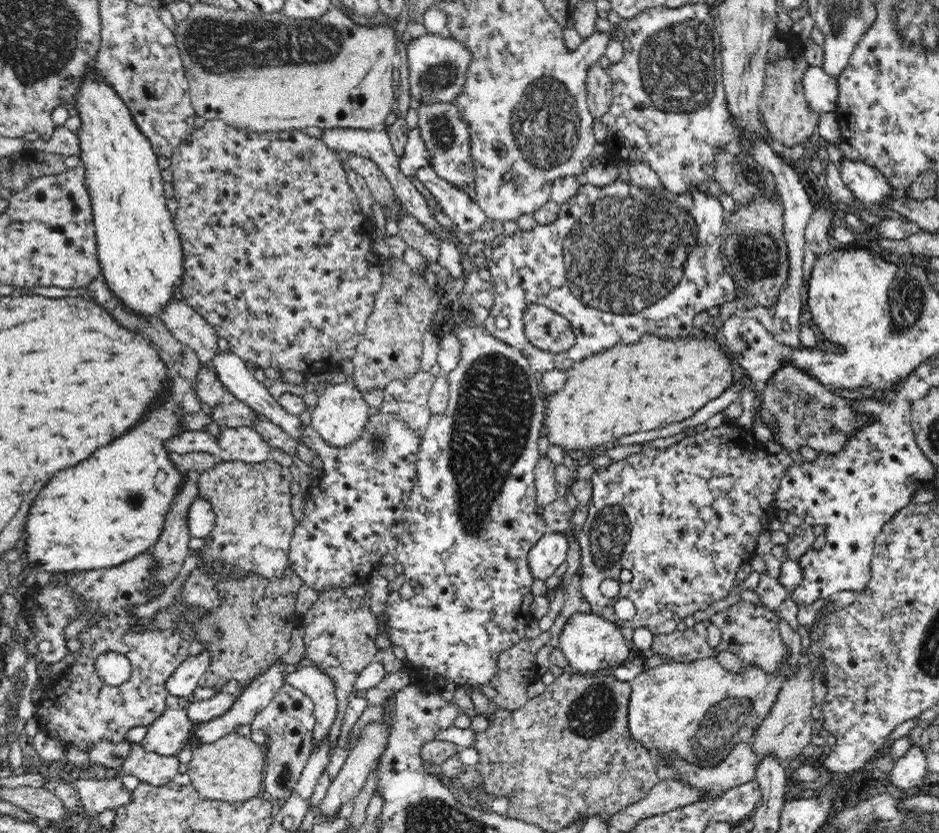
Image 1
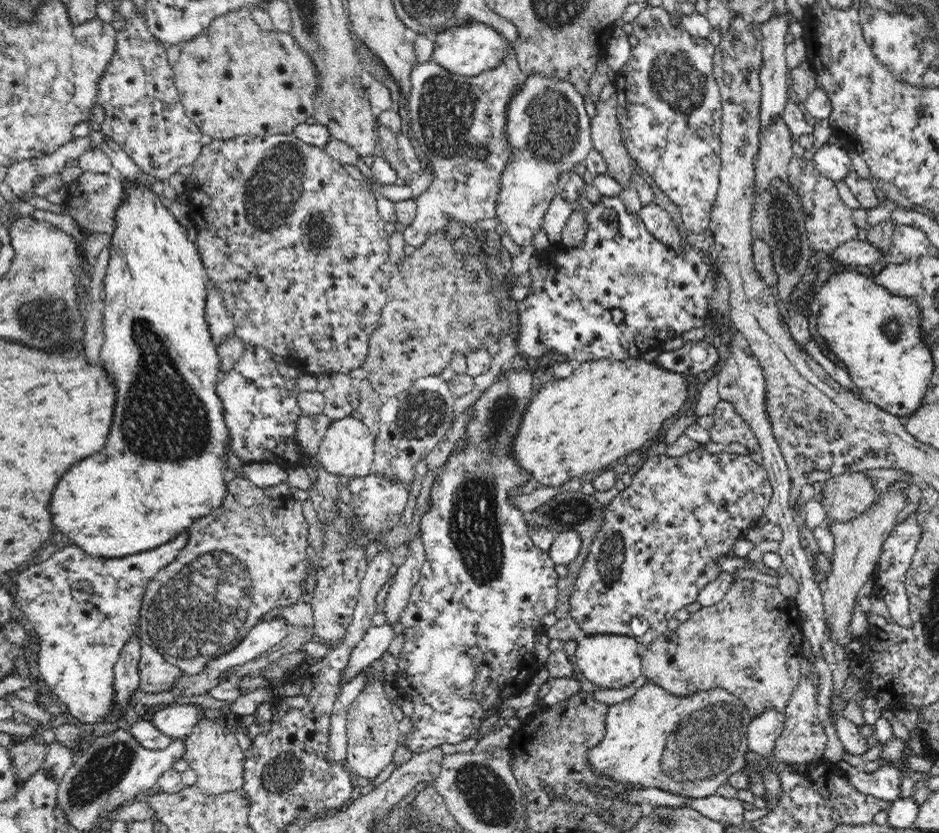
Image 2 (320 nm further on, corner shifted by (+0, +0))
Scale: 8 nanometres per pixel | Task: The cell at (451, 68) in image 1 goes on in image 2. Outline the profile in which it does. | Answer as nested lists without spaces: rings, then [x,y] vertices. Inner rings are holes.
[[[470,22],[446,29],[435,36],[433,62],[438,63],[452,74],[474,77],[501,65],[511,53],[509,40],[506,40],[494,27],[482,22]]]

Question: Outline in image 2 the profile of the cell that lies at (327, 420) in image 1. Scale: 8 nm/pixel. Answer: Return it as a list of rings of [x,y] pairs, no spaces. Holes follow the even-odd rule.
[[[348,415],[332,421],[325,430],[324,438],[319,446],[319,451],[313,457],[328,473],[336,476],[347,476],[350,479],[365,477],[374,473],[373,460],[375,457],[375,436],[361,420]]]

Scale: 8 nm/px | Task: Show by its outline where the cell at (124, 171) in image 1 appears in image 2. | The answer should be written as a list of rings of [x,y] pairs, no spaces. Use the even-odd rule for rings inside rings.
[[[127,186],[127,197],[118,207],[118,226],[114,230],[110,245],[110,261],[103,282],[103,326],[104,346],[102,346],[102,366],[114,378],[116,386],[116,404],[114,404],[114,422],[106,442],[106,448],[90,458],[74,464],[64,478],[54,488],[50,510],[54,526],[64,532],[67,539],[72,540],[84,552],[98,558],[122,558],[138,554],[158,545],[174,540],[179,534],[188,530],[198,519],[204,518],[212,511],[222,506],[227,495],[227,486],[231,473],[228,471],[228,452],[231,451],[231,436],[223,415],[223,404],[217,393],[217,386],[223,376],[220,366],[217,344],[213,341],[208,323],[206,322],[206,297],[208,288],[208,273],[203,260],[194,243],[188,239],[184,228],[178,224],[172,212],[158,199],[156,191],[148,191],[146,187]]]

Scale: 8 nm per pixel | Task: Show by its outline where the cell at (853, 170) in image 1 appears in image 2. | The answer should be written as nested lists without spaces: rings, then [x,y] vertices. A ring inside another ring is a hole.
[[[829,142],[817,149],[813,162],[822,176],[834,181],[846,178],[852,164],[845,148]]]

